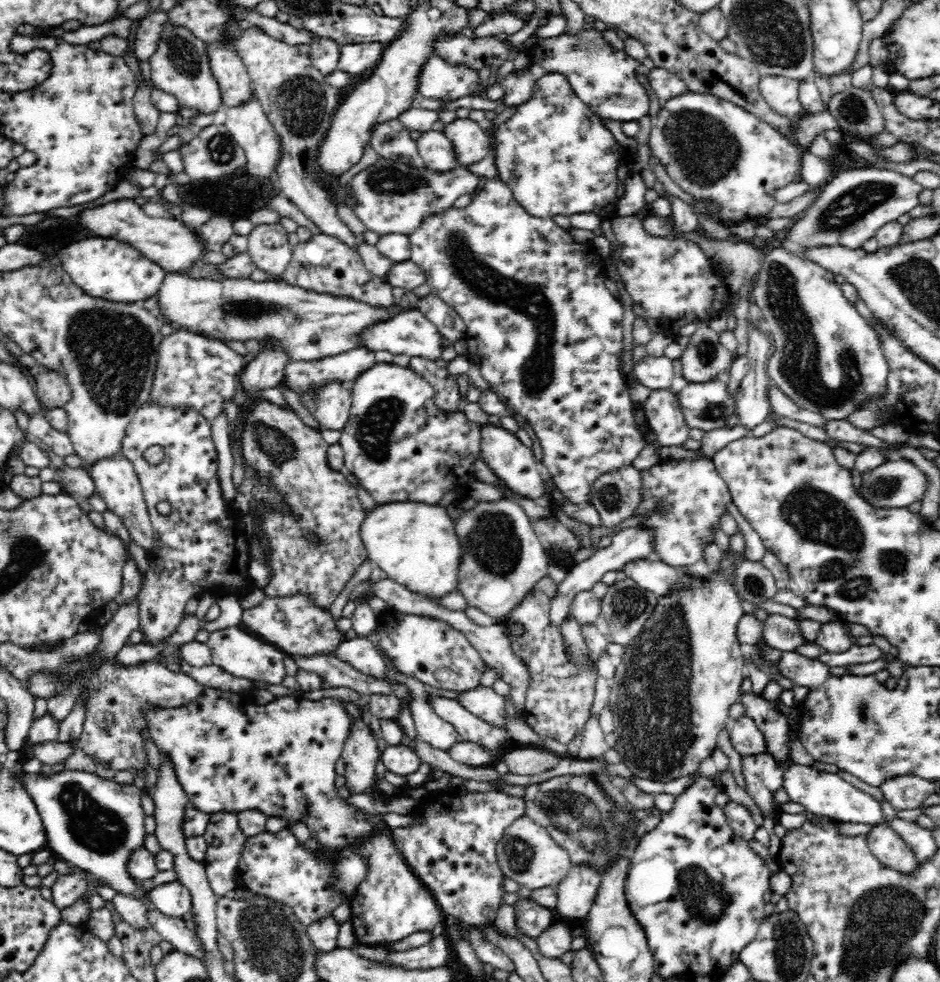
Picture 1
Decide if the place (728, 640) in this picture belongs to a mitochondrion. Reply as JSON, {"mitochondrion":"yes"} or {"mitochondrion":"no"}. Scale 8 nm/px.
{"mitochondrion":"no"}

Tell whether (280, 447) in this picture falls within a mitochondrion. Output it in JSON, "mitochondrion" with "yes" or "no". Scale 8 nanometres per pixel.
{"mitochondrion":"yes"}

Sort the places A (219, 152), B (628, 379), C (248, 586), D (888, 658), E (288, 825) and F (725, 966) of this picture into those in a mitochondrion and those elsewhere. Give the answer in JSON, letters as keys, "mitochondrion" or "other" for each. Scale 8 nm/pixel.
{"A":"mitochondrion","B":"other","C":"other","D":"other","E":"other","F":"other"}

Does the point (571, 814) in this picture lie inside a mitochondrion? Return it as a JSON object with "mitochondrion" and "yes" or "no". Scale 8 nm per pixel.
{"mitochondrion":"yes"}

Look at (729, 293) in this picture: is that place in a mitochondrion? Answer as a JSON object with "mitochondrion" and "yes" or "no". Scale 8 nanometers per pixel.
{"mitochondrion":"no"}

